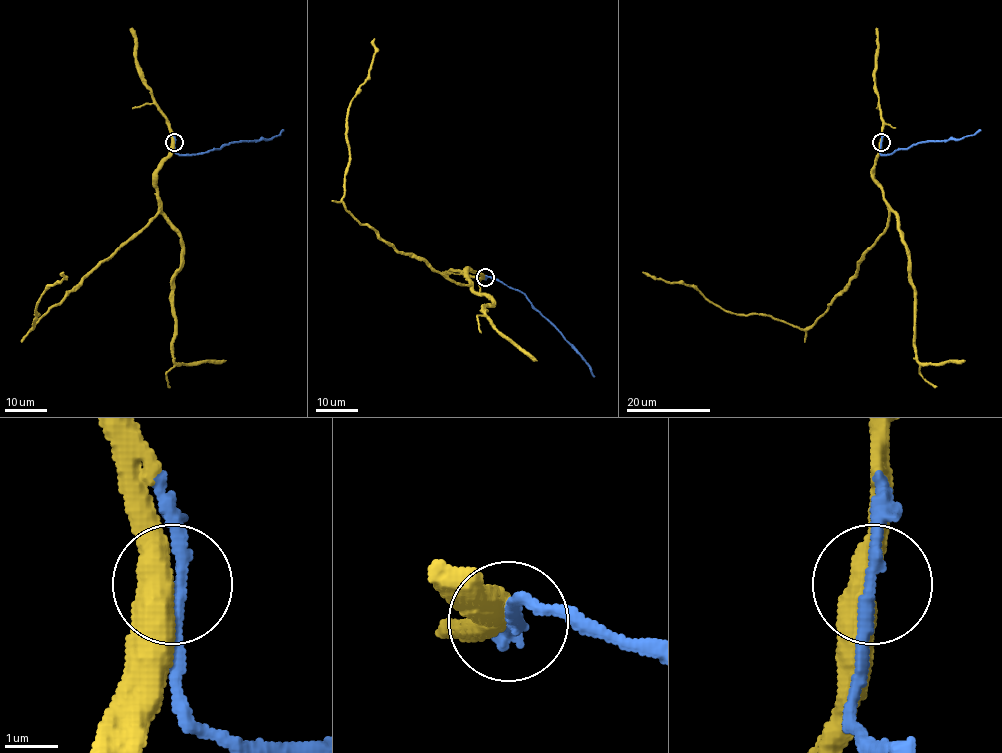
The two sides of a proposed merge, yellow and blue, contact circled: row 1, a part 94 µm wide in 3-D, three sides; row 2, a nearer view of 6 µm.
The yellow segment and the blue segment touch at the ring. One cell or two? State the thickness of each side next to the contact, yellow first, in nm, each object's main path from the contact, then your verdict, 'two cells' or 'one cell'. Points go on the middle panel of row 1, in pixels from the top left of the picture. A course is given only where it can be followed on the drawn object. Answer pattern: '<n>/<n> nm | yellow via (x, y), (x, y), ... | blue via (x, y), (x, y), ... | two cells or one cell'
480/200 nm | yellow via (485, 277), (466, 270), (469, 284), (456, 284), (399, 253), (344, 207), (348, 109), (367, 77), (374, 38) | blue via (485, 277), (497, 279), (527, 297), (581, 356), (595, 376) | one cell

